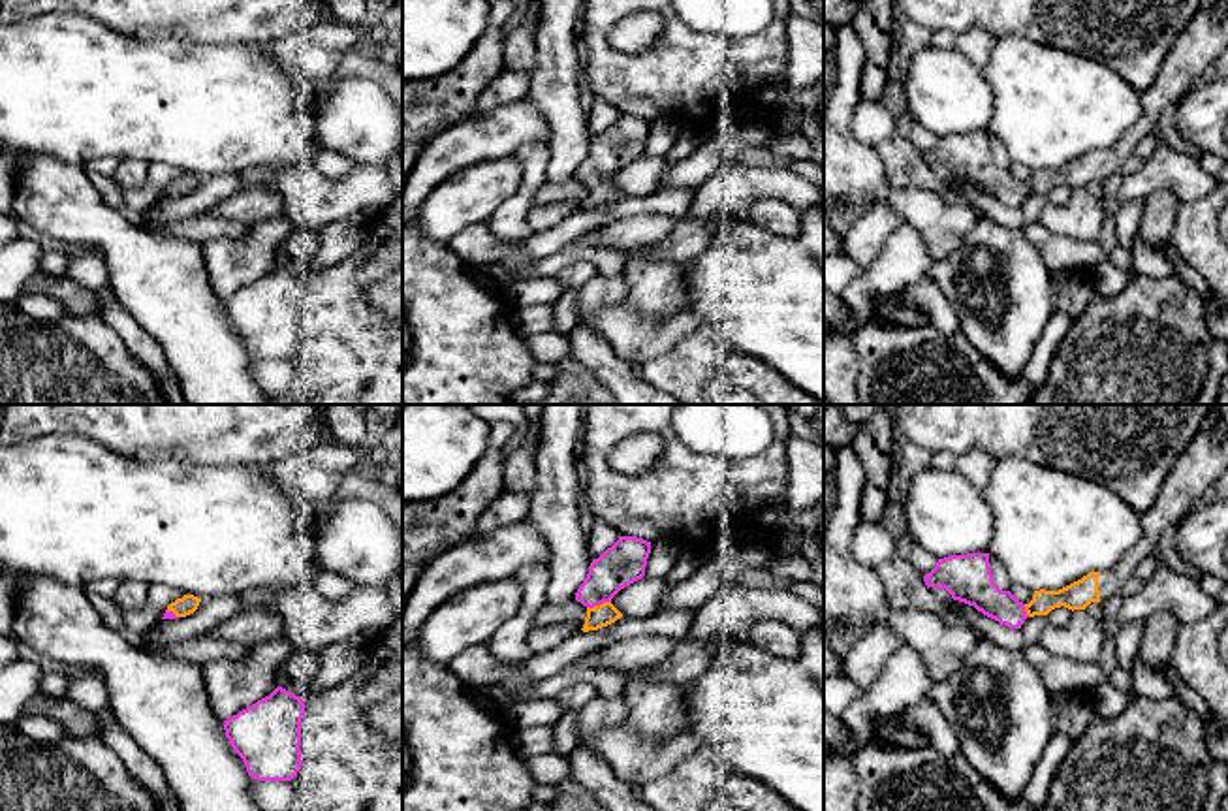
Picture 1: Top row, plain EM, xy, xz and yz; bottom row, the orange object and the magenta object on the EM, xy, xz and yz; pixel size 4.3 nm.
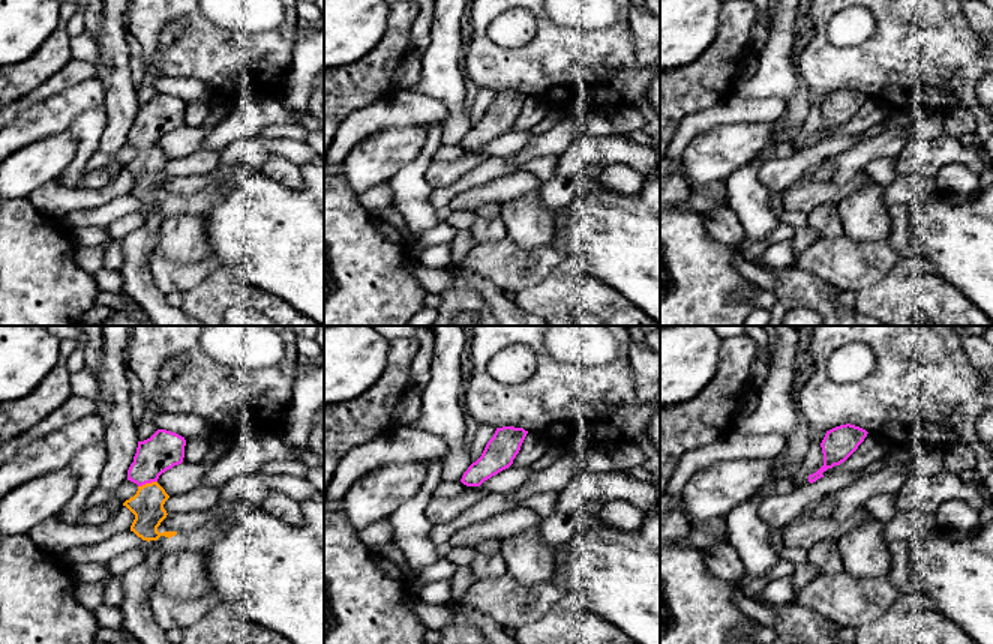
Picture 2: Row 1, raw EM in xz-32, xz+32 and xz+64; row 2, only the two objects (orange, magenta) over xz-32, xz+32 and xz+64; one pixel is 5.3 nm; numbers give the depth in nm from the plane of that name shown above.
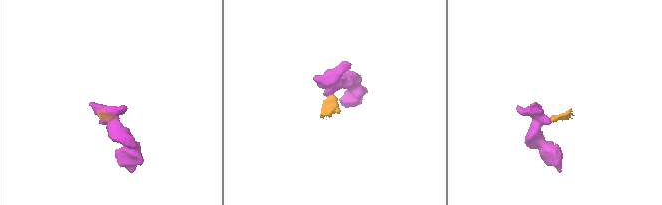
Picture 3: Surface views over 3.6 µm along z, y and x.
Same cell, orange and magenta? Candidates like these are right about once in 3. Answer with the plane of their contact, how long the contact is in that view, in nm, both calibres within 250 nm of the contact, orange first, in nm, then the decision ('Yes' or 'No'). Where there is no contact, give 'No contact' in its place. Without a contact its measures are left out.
Touches orange in xz. Shared border 110 nm. Thickness 100 nm (orange) against 180 nm. Yes

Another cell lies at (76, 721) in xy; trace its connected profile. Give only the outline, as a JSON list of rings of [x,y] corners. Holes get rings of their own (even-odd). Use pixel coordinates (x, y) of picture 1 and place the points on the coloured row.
[[[45,694],[34,698],[28,704],[26,713],[47,717],[58,723],[64,728],[66,738],[98,736],[100,724],[113,717],[109,709],[92,713],[66,698],[55,698],[55,696],[45,696]]]

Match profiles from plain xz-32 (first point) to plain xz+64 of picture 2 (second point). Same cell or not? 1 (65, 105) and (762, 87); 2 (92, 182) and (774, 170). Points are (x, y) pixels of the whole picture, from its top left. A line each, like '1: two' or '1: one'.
1: two
2: one

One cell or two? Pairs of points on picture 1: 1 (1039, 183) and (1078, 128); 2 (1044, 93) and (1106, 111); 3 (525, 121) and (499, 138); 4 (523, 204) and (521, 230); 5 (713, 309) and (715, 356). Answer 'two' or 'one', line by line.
1: two
2: one
3: one
4: one
5: two

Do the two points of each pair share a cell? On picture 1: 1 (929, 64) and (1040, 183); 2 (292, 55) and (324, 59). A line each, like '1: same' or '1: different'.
1: different
2: same

